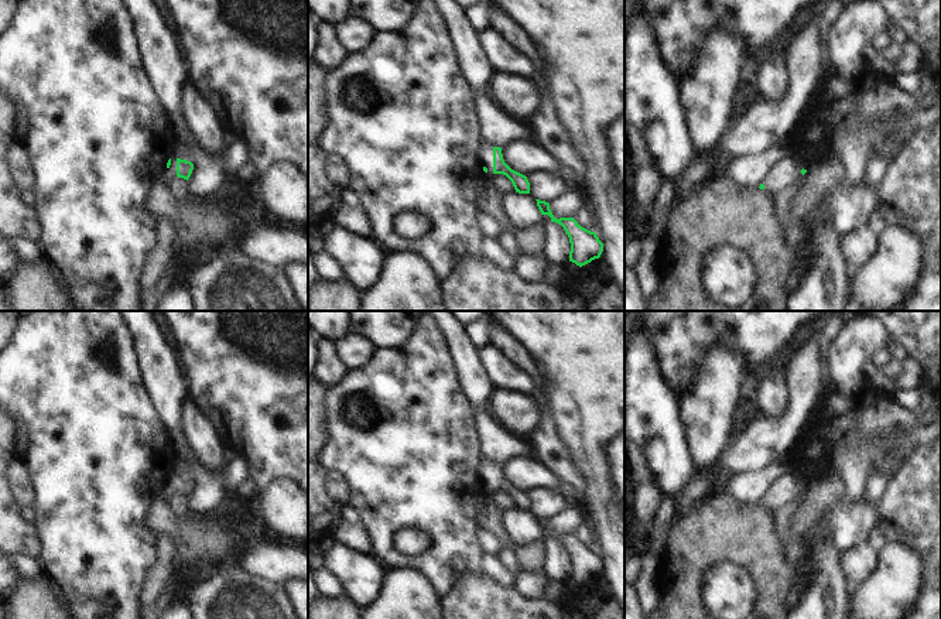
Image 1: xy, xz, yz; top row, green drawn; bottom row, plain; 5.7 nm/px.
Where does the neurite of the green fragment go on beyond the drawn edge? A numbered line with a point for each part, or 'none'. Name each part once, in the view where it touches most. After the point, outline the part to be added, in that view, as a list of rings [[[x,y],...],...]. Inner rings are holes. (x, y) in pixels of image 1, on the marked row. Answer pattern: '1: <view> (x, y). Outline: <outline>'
1: xz (486, 151). Outline: [[[482,144],[479,157],[482,165],[487,168],[487,172],[493,174],[493,146]]]

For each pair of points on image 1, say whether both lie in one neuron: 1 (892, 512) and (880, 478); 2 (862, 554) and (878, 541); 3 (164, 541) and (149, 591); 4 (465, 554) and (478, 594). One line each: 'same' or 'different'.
1: different
2: different
3: same
4: different

